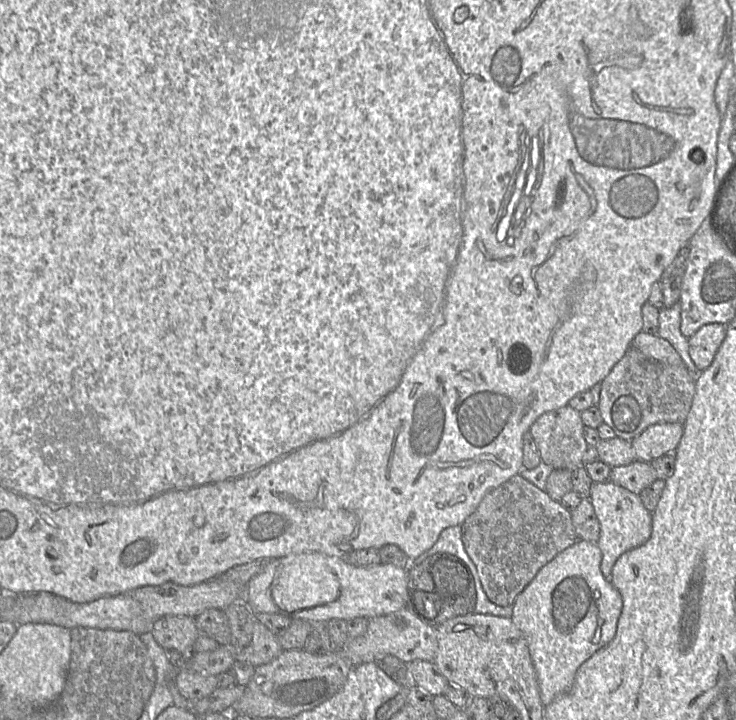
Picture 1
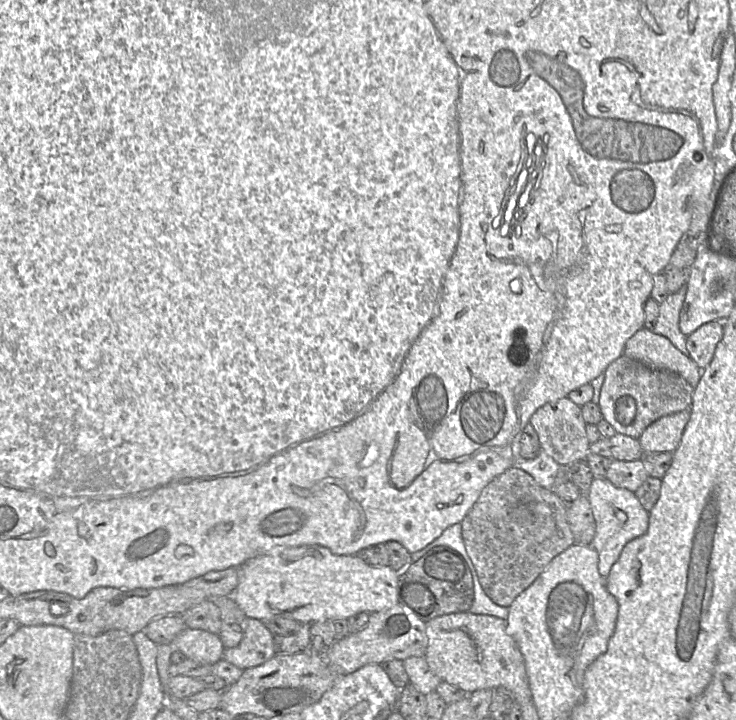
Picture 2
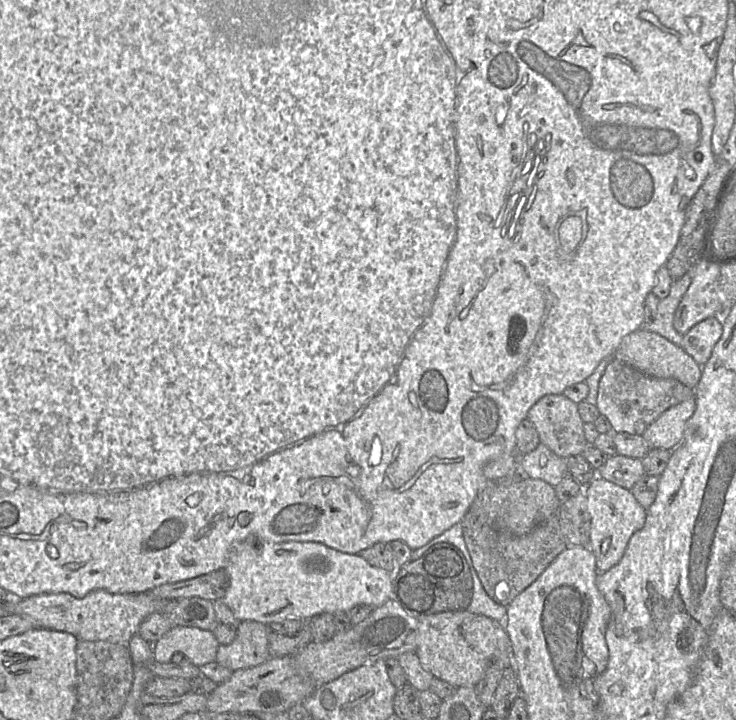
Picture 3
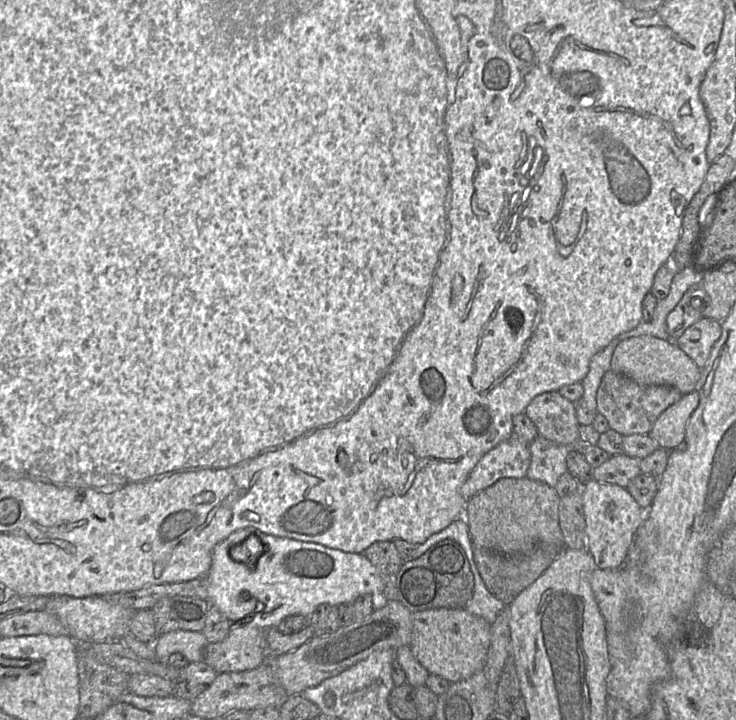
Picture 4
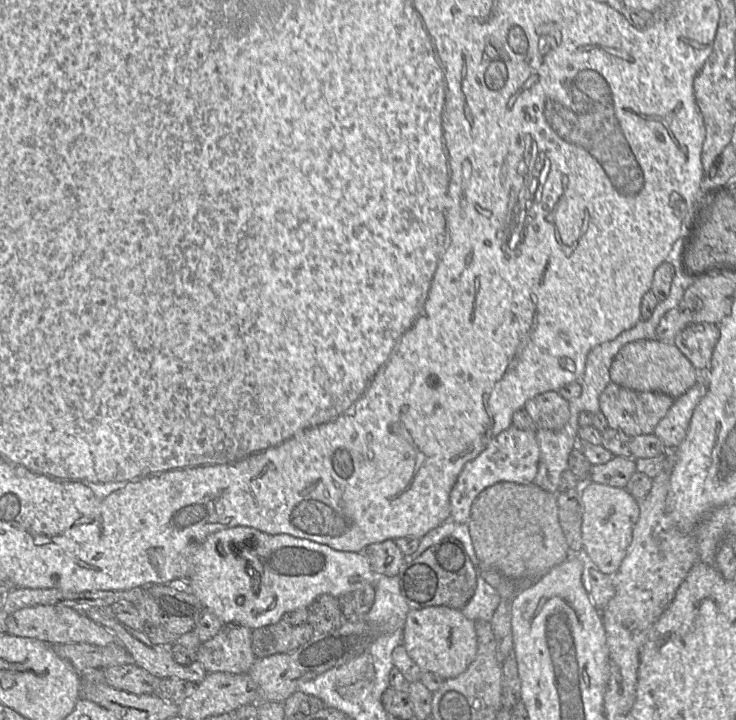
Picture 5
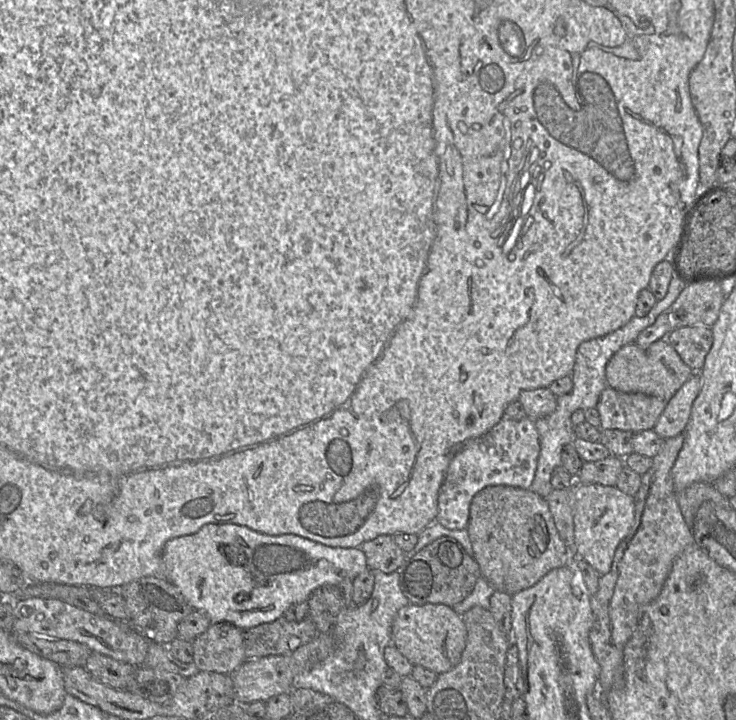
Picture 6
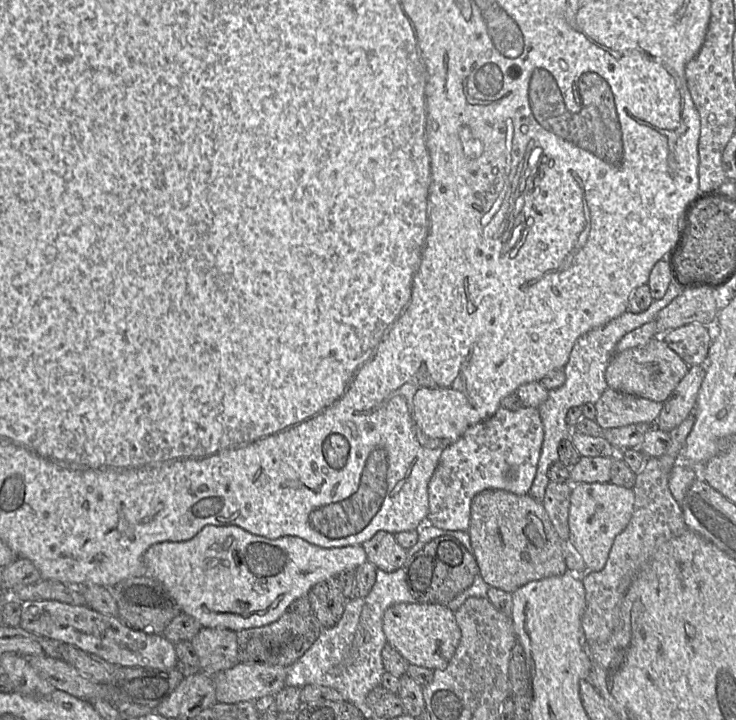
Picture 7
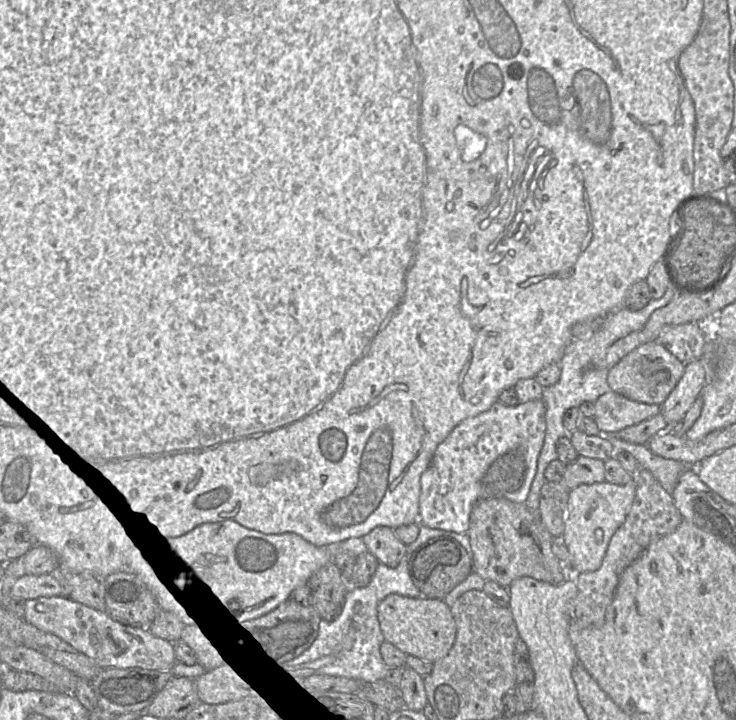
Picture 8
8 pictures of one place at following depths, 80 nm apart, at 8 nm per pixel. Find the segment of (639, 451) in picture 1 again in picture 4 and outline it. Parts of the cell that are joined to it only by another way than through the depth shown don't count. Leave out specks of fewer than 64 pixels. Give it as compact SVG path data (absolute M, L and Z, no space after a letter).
M697 390L682 397L664 410L654 422L648 435L659 448L668 451L678 448L685 439L686 424L699 404Z

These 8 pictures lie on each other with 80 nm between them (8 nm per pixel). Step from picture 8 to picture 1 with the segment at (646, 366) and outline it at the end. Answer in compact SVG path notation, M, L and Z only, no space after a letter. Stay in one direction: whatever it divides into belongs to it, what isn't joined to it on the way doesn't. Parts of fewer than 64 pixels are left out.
M641 331L634 337L631 346L653 361L674 366L685 365L675 348L657 334Z

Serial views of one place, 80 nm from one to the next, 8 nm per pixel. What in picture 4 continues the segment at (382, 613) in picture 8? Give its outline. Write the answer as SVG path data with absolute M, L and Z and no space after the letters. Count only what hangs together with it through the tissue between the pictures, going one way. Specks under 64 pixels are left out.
M438 608L412 613L410 649L430 674L455 683L483 670L490 646L490 624L464 608Z

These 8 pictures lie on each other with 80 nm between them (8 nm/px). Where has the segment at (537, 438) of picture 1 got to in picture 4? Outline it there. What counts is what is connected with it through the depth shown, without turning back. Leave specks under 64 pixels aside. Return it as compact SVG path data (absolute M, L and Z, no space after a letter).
M558 391L544 392L534 397L525 414L535 424L540 436L560 445L574 448L580 445L576 404Z

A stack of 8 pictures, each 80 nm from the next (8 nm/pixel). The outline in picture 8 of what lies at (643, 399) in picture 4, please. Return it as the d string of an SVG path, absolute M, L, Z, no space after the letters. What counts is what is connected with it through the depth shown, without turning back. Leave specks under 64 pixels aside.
M611 390L594 402L592 419L601 433L615 434L659 414L660 410L660 405L636 402Z

